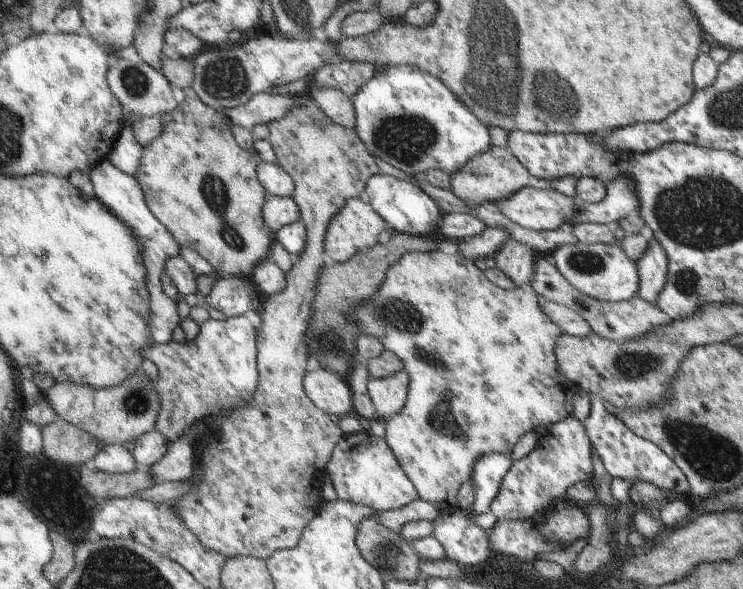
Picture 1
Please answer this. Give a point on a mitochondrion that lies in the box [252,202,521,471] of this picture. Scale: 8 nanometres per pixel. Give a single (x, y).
(401, 316)

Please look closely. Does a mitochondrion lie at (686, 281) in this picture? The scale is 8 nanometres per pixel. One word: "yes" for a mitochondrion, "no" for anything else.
yes

